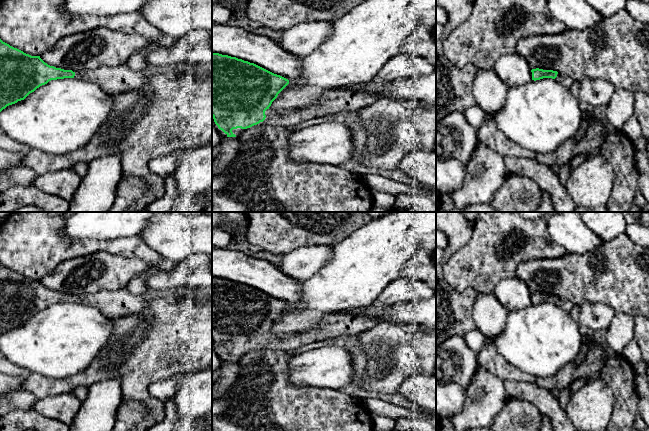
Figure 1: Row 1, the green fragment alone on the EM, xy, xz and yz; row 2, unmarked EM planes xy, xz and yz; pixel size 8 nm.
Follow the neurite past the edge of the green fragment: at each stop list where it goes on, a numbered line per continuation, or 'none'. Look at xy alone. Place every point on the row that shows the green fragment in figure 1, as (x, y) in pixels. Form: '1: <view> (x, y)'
1: xy (116, 80)

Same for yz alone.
1: yz (566, 81)

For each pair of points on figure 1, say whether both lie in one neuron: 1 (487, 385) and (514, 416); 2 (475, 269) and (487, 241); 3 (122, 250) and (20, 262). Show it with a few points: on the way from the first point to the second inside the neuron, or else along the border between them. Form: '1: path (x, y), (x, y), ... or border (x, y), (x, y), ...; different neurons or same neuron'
1: border (511, 397), (492, 420); different neurons
2: path (482, 262), (487, 257), (487, 248); same neuron
3: path (97, 246), (45, 248); same neuron

